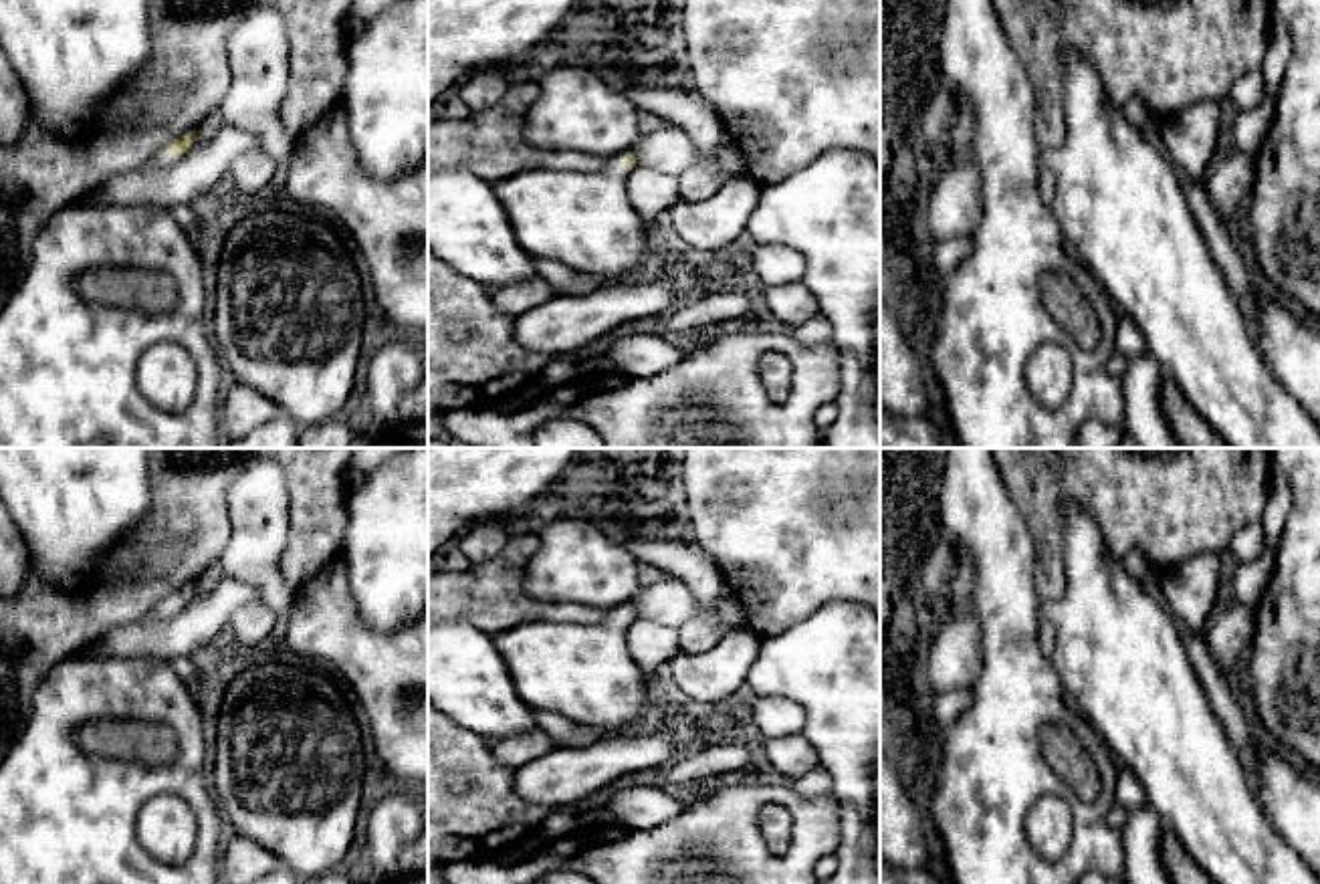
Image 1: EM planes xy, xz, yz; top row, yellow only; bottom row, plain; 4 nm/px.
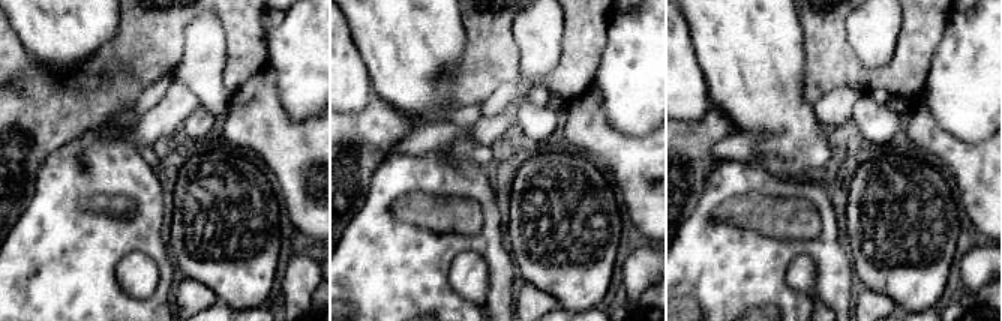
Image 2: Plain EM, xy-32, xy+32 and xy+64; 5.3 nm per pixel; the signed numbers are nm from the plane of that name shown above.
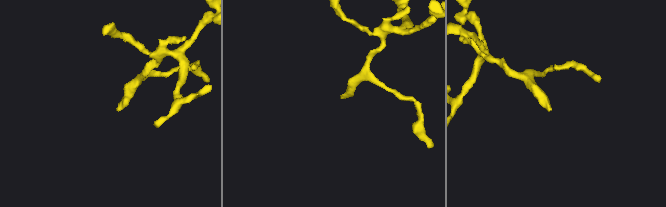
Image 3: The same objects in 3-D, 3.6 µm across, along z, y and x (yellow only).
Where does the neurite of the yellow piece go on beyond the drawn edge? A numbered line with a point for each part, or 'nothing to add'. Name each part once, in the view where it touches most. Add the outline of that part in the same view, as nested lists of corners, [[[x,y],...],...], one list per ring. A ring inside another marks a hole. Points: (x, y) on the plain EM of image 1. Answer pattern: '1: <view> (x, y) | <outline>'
1: xy (162, 610) | [[[157,603],[149,614],[151,614],[151,618],[155,618],[155,620],[170,620],[170,618],[174,618],[176,614],[178,614],[180,610],[178,607],[172,607],[172,605],[168,605],[168,603]]]

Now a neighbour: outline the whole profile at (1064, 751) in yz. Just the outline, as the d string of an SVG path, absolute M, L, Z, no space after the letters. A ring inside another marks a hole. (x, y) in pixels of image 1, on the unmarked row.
M1046 725L1039 731L1041 753L1058 777L1062 777L1082 801L1094 801L1102 789L1102 777L1084 743L1066 725Z

